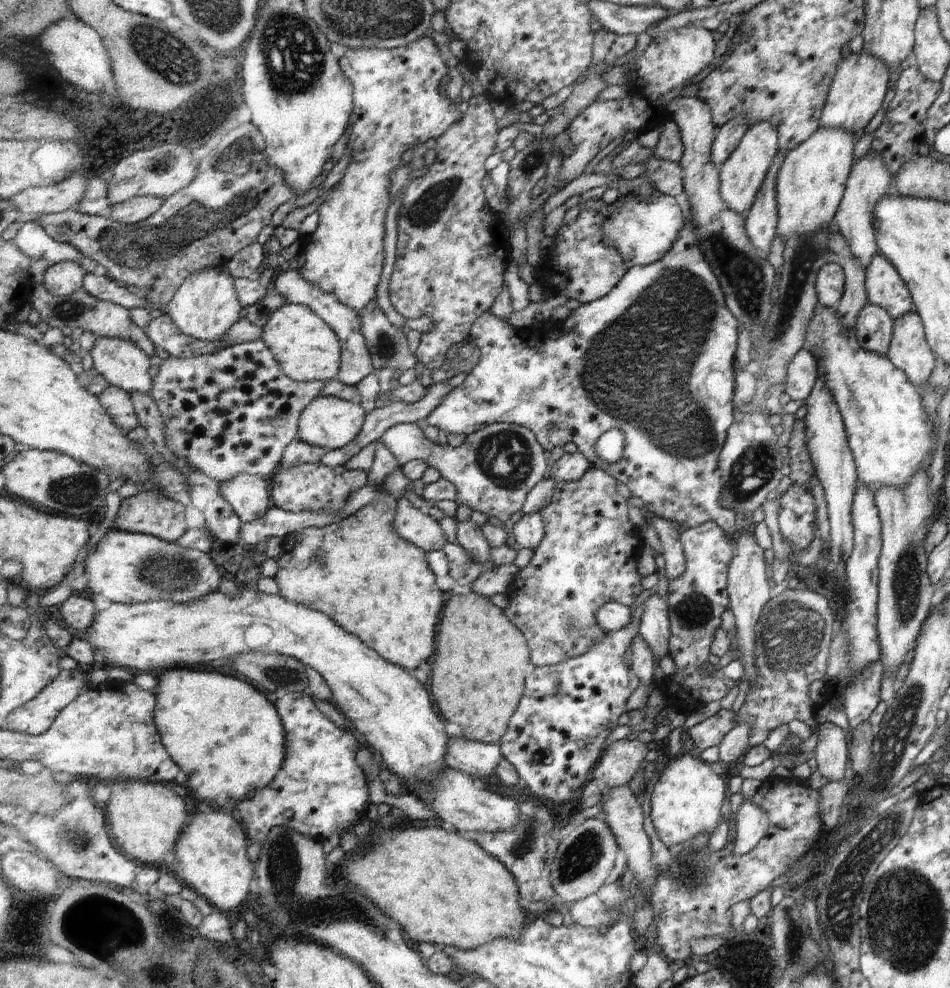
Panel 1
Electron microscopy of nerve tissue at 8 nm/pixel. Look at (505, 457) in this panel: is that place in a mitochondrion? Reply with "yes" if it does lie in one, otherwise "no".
yes

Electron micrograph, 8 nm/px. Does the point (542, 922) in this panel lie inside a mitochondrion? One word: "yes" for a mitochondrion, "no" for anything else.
no

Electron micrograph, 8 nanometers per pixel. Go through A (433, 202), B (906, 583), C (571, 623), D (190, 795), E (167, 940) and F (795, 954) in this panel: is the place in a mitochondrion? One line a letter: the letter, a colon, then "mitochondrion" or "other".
A: mitochondrion
B: mitochondrion
C: mitochondrion
D: other
E: other
F: mitochondrion

